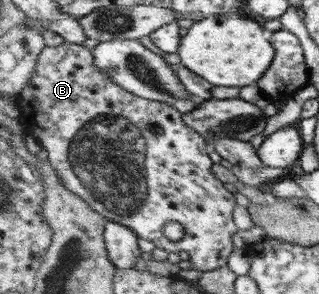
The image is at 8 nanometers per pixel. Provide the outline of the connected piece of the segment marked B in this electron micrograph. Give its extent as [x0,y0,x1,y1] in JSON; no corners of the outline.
[16,41,237,272]

